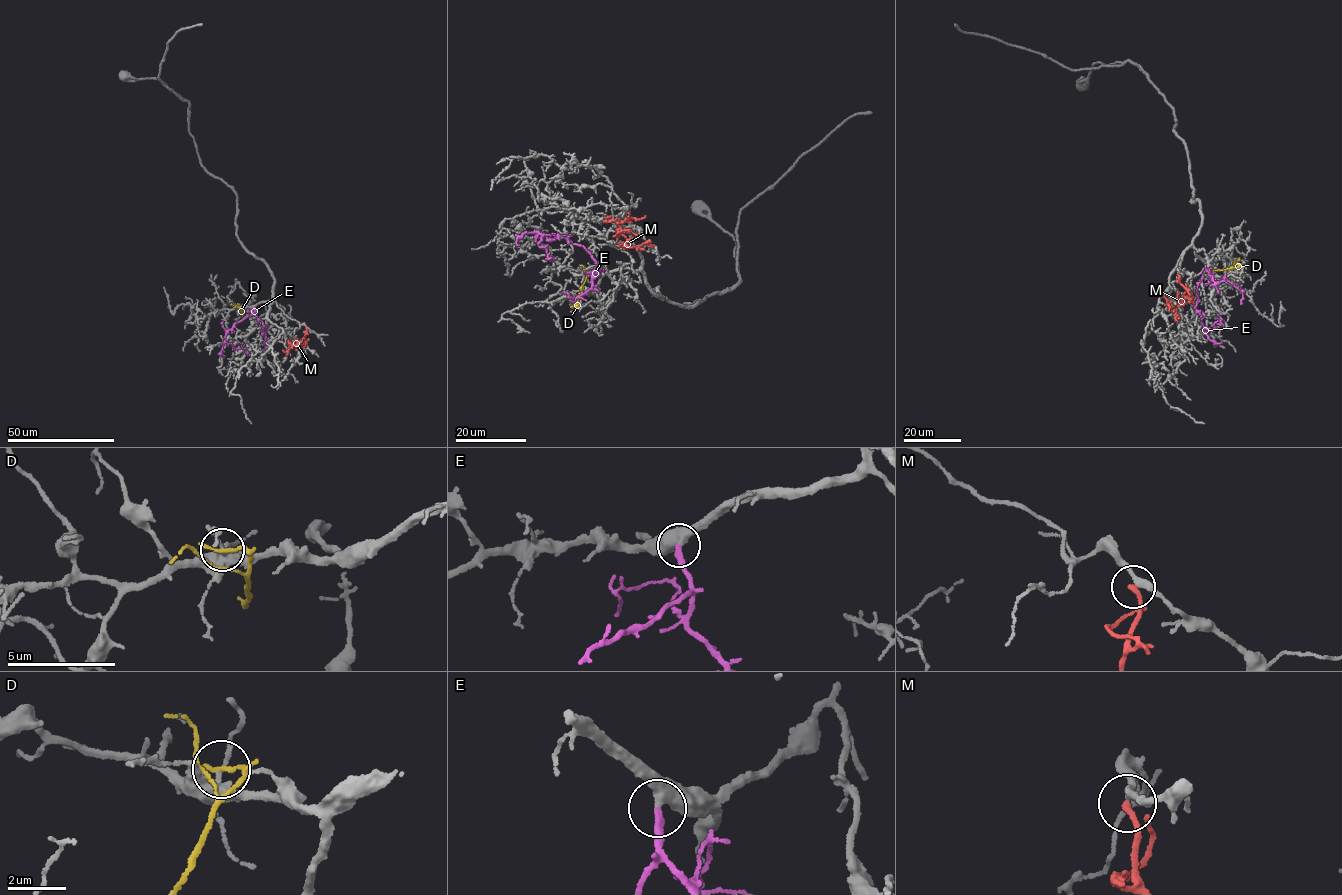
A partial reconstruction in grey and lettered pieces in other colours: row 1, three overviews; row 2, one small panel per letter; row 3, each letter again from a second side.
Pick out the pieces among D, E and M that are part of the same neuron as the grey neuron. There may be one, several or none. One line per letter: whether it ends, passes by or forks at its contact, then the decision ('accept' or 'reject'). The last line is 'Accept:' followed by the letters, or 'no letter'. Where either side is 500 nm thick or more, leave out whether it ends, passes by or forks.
D: it ends; reject
E: it ends; accept
M: it passes by; reject
Accept: E

